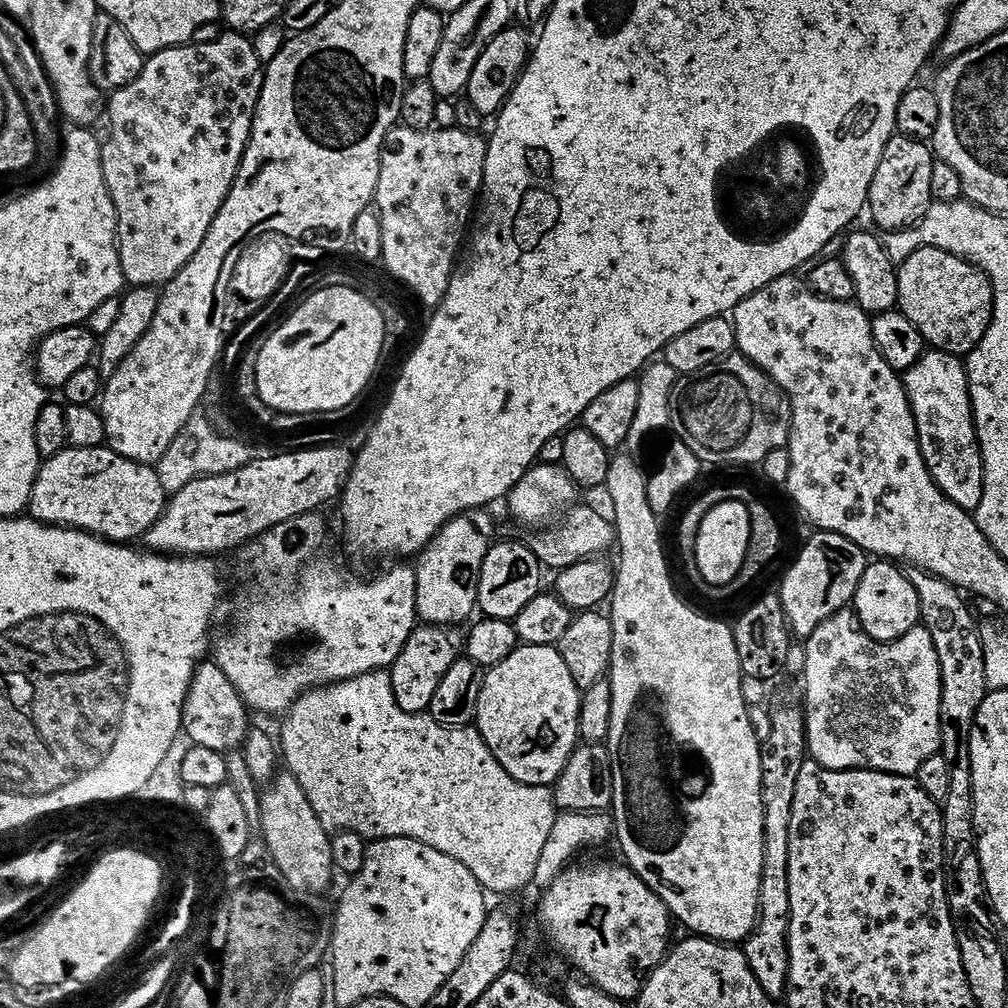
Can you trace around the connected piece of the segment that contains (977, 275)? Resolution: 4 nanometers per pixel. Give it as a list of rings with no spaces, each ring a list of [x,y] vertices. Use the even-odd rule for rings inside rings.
[[[945,255],[925,276],[916,276],[912,272],[901,271],[899,311],[920,331],[920,337],[929,349],[949,352],[952,356],[967,357],[968,353],[979,348],[984,342],[984,335],[992,324],[994,315],[994,285],[987,272],[974,264],[960,259],[959,256]]]

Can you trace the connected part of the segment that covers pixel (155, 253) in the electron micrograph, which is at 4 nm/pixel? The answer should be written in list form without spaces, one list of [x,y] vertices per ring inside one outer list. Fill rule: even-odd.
[[[227,34],[212,40],[209,44],[193,42],[179,48],[167,48],[161,52],[153,52],[144,61],[144,69],[137,80],[132,80],[124,87],[115,89],[111,93],[112,101],[106,104],[106,120],[112,123],[108,132],[108,144],[102,148],[102,163],[104,166],[104,180],[108,183],[111,203],[114,205],[114,231],[118,237],[121,256],[121,270],[123,279],[132,286],[161,286],[167,285],[172,277],[180,273],[194,258],[194,254],[201,249],[206,234],[213,225],[214,218],[220,212],[222,205],[228,201],[236,178],[240,175],[240,163],[244,161],[244,150],[248,147],[248,140],[252,137],[252,123],[258,106],[260,91],[264,85],[262,61],[256,57],[252,40],[244,34]]]

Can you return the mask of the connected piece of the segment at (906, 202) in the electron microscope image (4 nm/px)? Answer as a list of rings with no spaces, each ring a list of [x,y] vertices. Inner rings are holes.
[[[903,134],[893,135],[892,141],[884,152],[884,161],[878,166],[868,191],[866,208],[869,213],[872,211],[872,220],[877,224],[875,227],[884,228],[885,233],[915,228],[933,206],[933,186],[933,149],[927,143],[909,140]]]

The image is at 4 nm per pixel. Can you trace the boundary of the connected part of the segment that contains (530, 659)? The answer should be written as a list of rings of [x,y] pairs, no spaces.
[[[524,644],[517,647],[501,664],[487,669],[478,689],[480,692],[476,703],[474,727],[480,732],[494,758],[498,758],[506,774],[510,774],[510,778],[518,782],[533,784],[539,788],[555,785],[582,740],[582,689],[574,674],[570,674],[570,666],[566,666],[559,647],[551,644]]]

